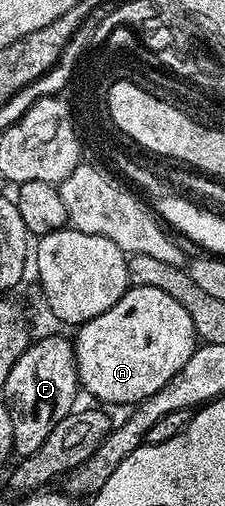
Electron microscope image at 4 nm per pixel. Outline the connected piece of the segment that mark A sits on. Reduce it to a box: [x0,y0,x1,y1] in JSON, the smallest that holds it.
[73,286,197,405]

